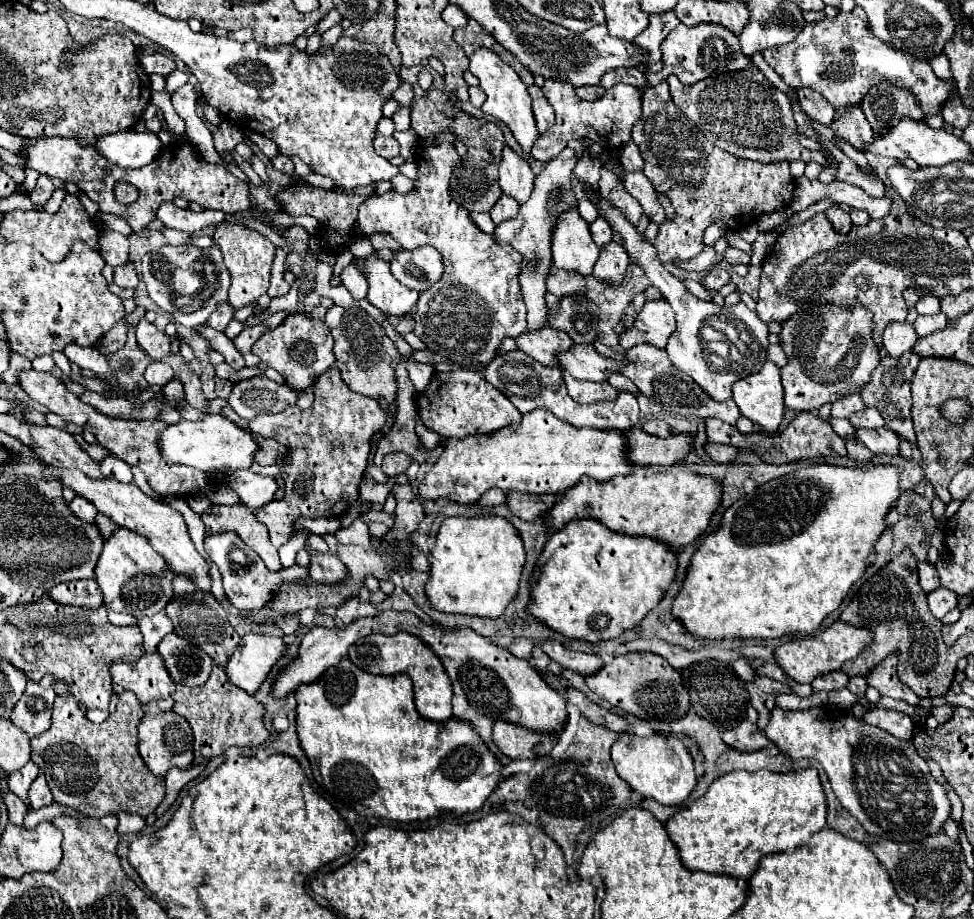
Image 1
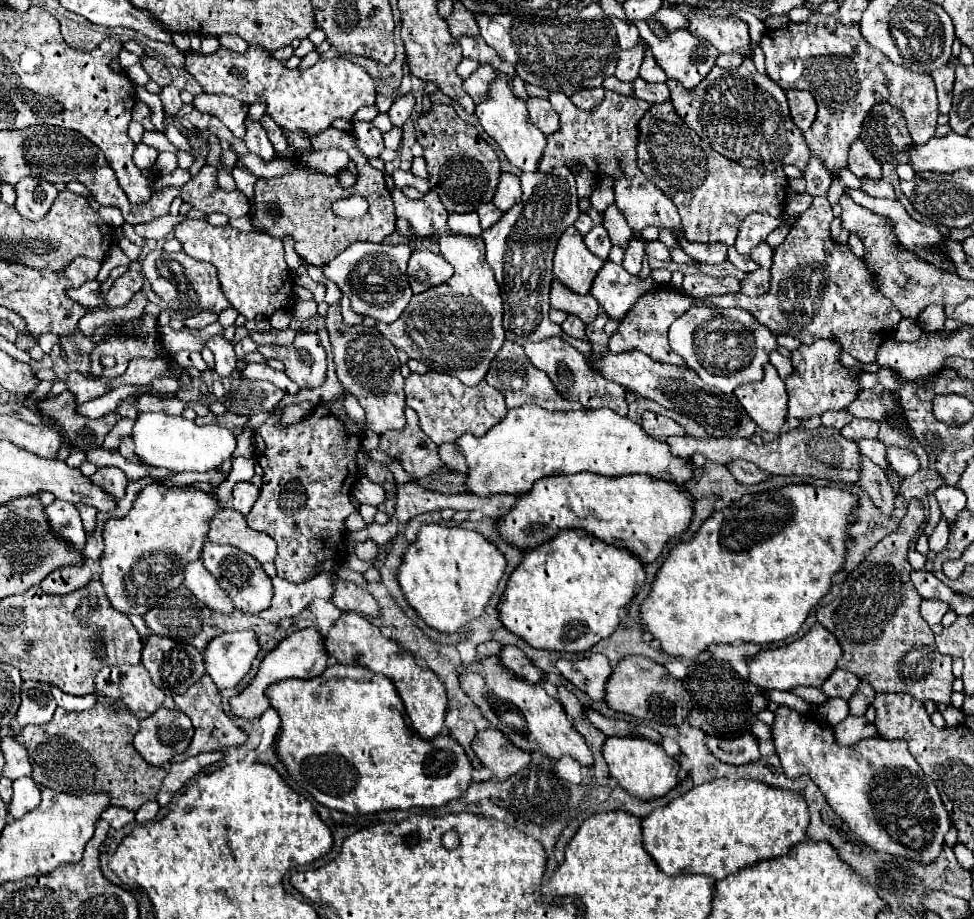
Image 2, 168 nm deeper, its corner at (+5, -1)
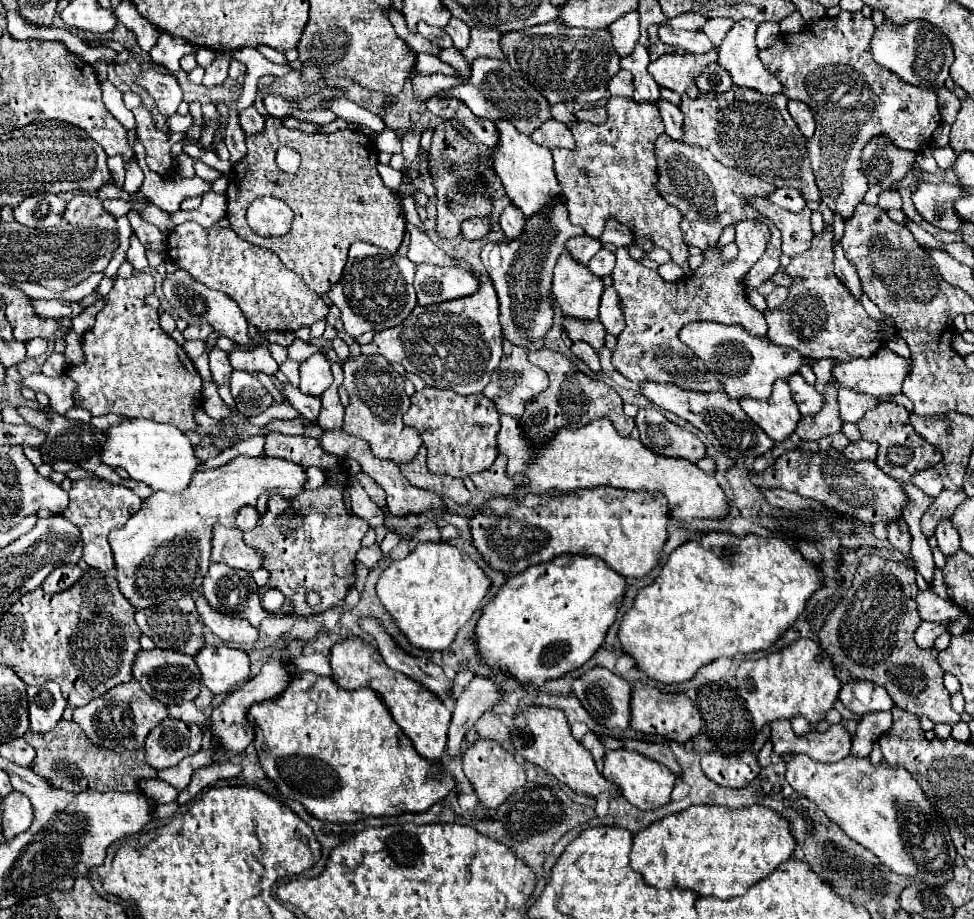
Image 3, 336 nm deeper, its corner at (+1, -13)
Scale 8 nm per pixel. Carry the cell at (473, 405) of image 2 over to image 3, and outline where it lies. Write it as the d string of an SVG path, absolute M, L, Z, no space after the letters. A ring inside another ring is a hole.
M424 387L412 399L404 423L418 429L424 445L428 447L428 469L450 477L470 477L488 469L498 451L496 435L500 429L500 413L496 405L484 395L458 395L436 387Z

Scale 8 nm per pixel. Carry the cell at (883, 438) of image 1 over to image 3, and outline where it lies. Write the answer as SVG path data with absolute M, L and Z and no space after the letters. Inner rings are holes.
M934 469L916 471L912 483L914 483L918 489L922 489L926 495L930 495L930 497L936 497L936 495L944 489L944 483L942 483L940 475L938 475Z

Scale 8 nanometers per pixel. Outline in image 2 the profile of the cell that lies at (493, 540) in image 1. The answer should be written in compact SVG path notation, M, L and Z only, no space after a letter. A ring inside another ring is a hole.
M422 525L416 541L404 551L396 581L408 605L424 619L424 623L450 635L484 613L486 603L496 593L504 569L504 555L480 533L462 527Z

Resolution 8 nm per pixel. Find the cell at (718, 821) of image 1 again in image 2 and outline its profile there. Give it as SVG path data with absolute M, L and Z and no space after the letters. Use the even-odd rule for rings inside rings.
M716 779L690 789L688 793L670 801L666 807L654 809L648 817L640 821L640 825L644 831L642 833L644 849L650 853L660 871L664 871L666 875L700 873L718 881L758 861L786 855L790 847L794 847L798 841L804 839L808 819L810 817L802 793L796 795L792 791L770 789L770 785L752 779L740 779L740 781Z

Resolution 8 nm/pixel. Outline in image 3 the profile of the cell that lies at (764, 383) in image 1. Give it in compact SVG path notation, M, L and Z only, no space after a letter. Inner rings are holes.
M784 379L772 385L770 399L740 399L740 407L776 443L790 437L802 417Z

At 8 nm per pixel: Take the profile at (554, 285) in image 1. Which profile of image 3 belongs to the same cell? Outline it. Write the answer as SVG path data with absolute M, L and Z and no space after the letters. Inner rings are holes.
M564 317L564 329L572 341L586 341L590 343L596 351L604 345L606 329L604 325L594 319L574 319L574 317Z

